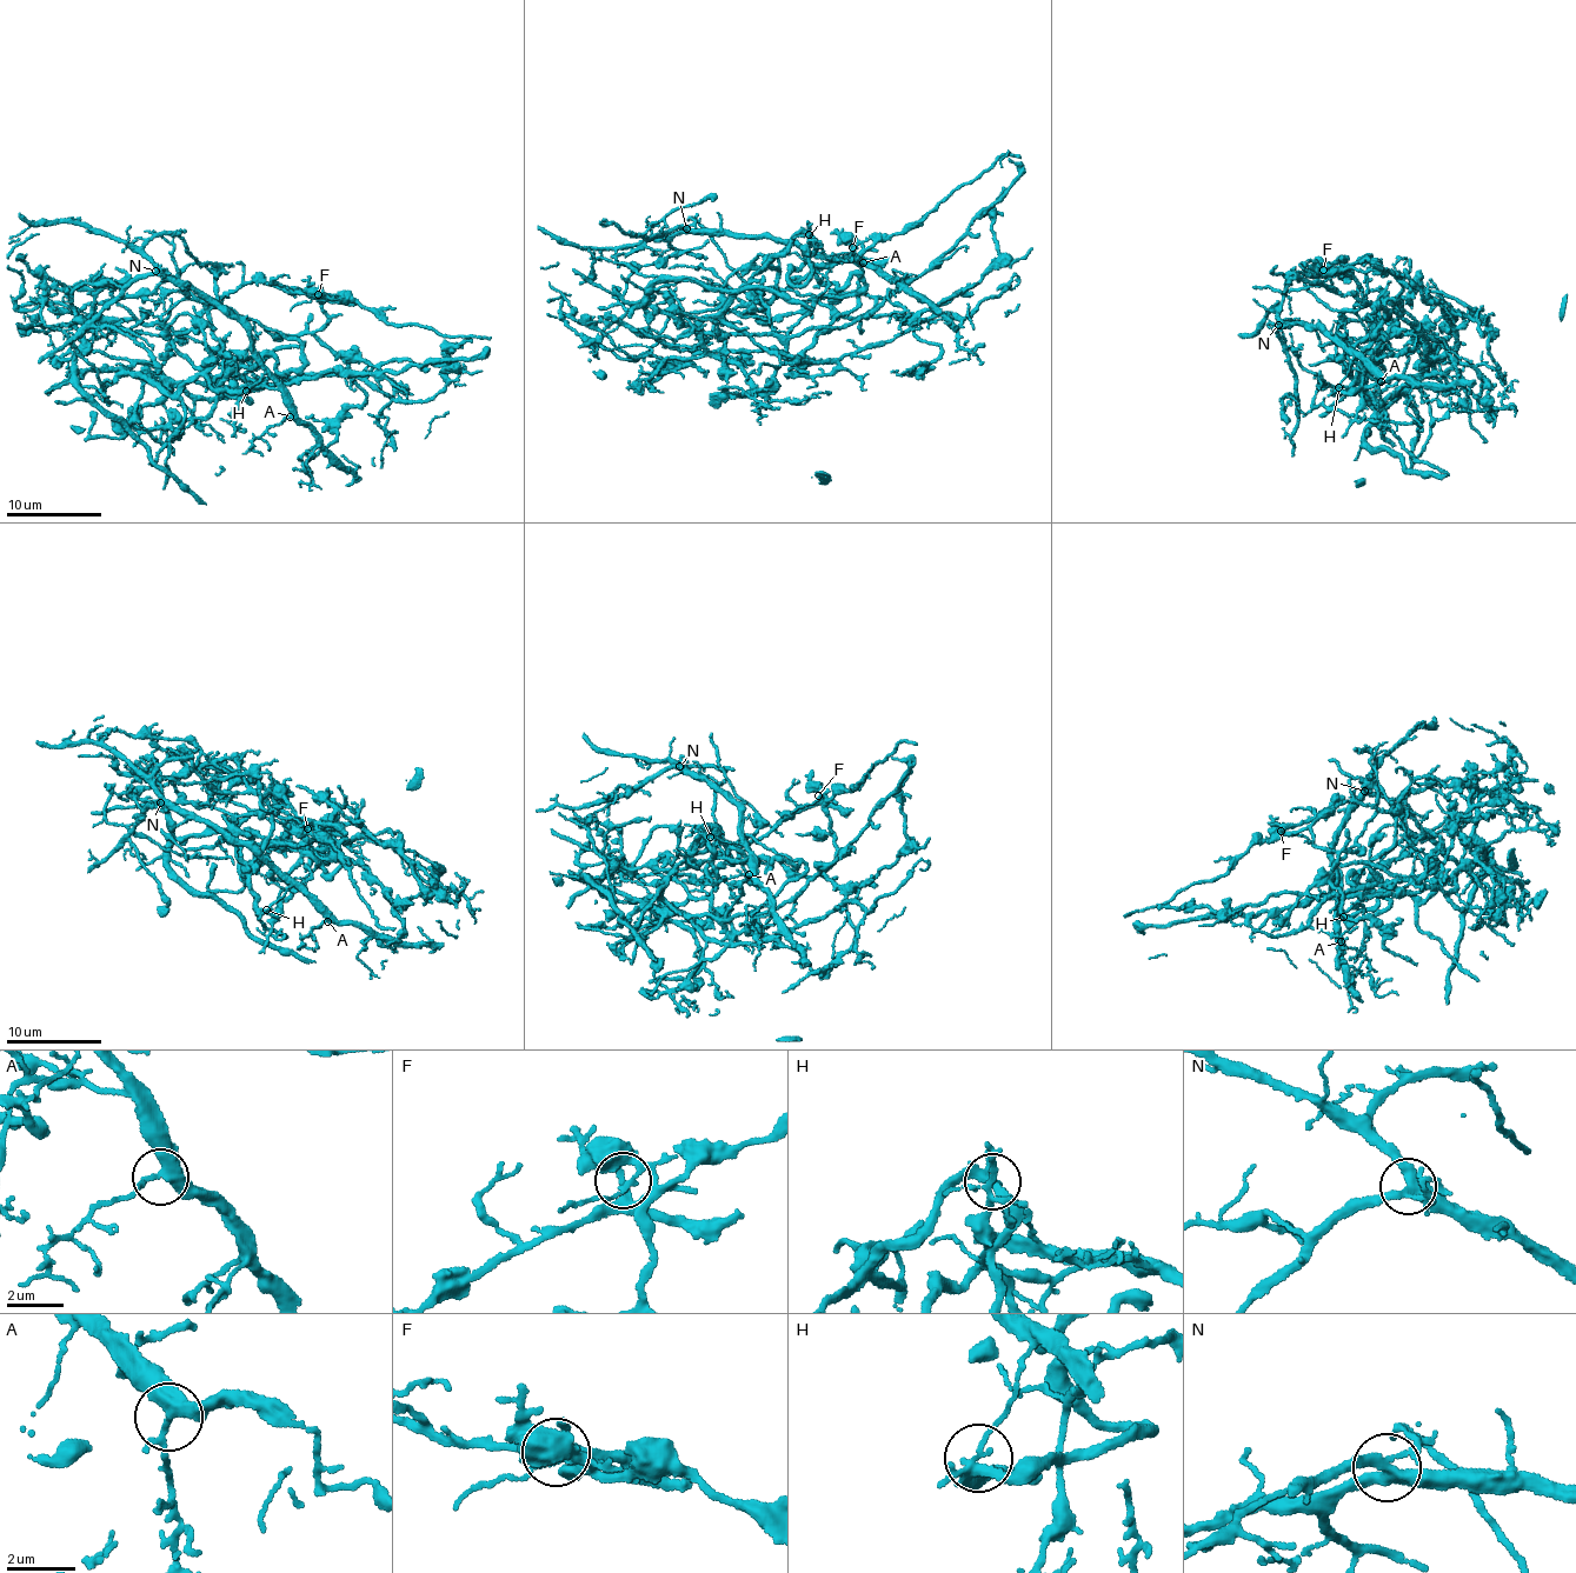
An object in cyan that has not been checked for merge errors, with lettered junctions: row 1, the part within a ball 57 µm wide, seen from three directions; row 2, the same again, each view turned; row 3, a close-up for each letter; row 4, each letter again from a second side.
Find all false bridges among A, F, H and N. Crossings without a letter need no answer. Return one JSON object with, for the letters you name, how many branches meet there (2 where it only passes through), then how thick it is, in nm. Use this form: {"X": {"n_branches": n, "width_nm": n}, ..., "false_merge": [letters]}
{"H": {"n_branches": 4, "width_nm": 240}, "false_merge": ["H"]}

